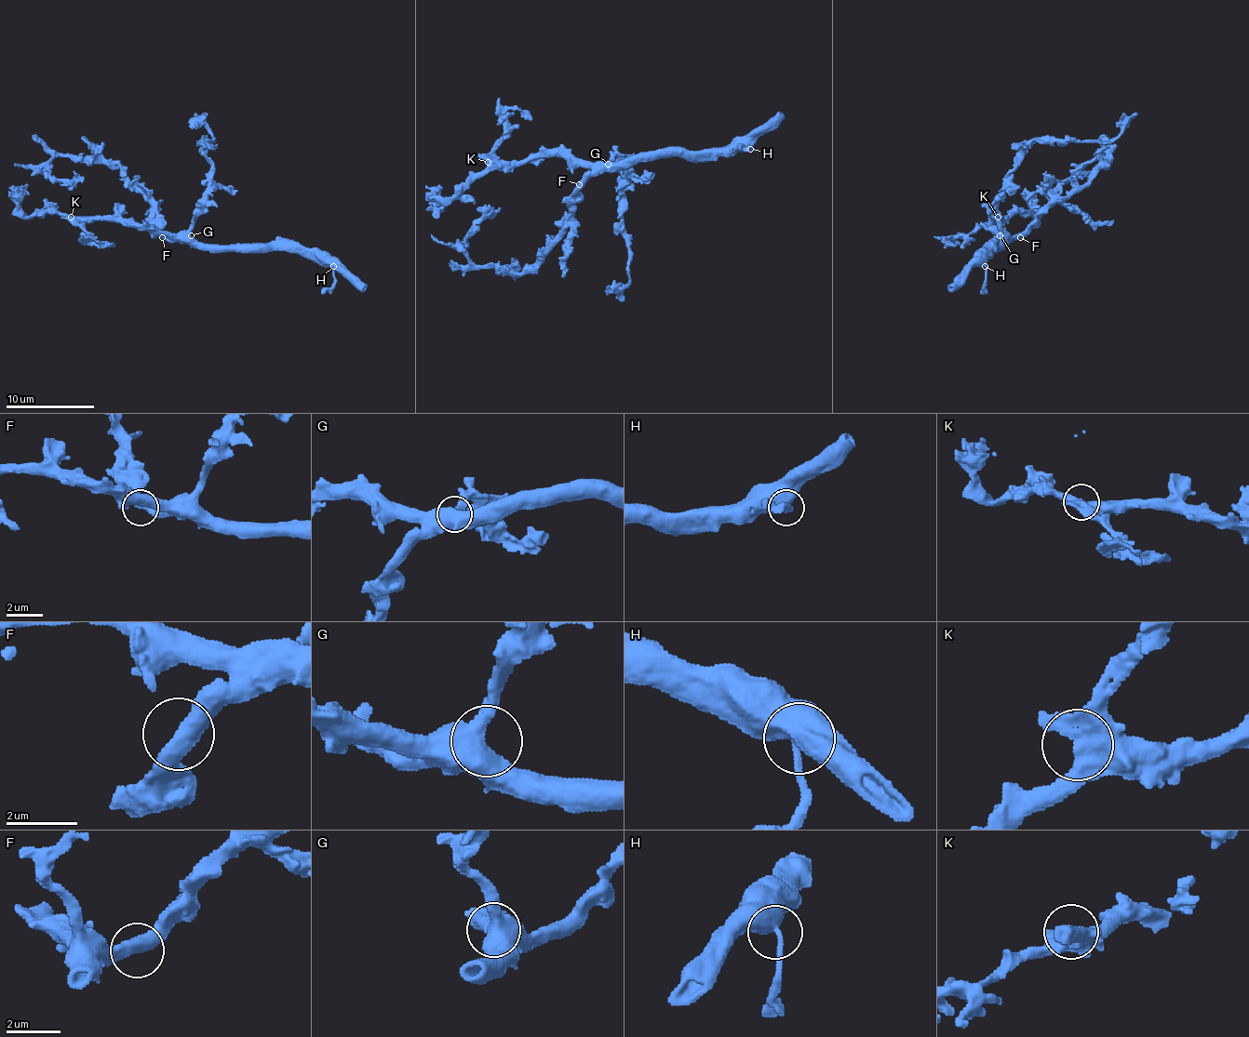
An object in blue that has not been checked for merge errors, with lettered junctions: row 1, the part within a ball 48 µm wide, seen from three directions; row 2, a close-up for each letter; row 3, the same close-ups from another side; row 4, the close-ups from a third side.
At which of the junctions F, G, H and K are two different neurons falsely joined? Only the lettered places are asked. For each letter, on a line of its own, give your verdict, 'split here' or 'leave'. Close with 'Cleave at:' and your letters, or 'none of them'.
F: leave
G: leave
H: leave
K: leave
Cleave at: none of them

